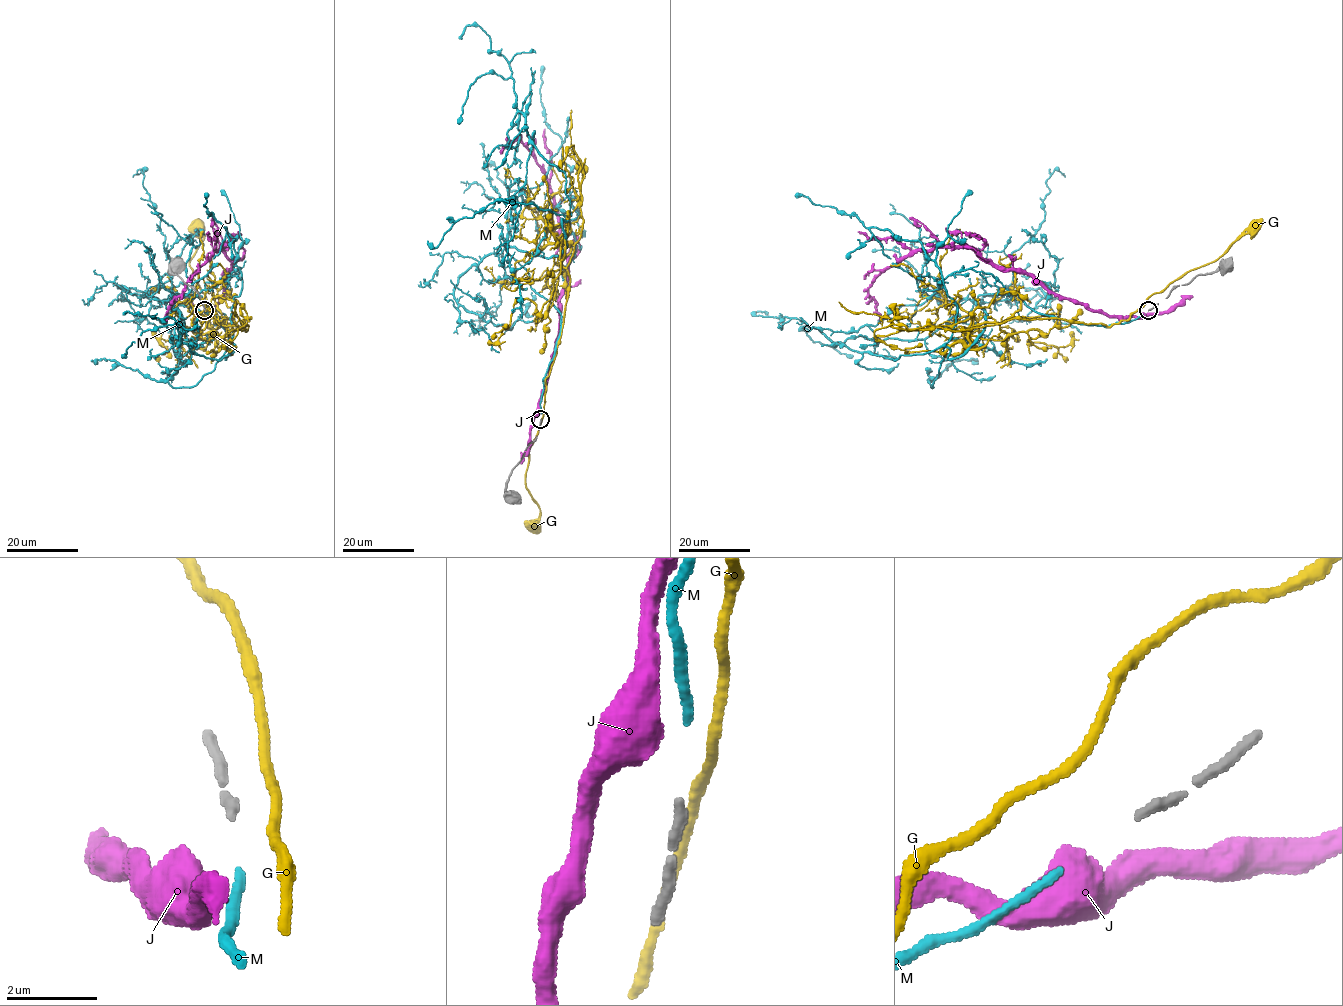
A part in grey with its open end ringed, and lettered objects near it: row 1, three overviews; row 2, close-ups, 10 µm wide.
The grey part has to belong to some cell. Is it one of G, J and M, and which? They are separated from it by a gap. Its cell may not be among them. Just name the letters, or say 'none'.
M

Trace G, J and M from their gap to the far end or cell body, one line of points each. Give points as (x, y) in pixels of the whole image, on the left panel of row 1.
G: (207, 306), (205, 295), (193, 278), (189, 263), (203, 238), (203, 230), (197, 229)
J: (202, 314), (209, 317), (222, 298), (223, 276), (231, 268), (223, 247), (188, 281), (165, 321)
M: (205, 314), (208, 327), (225, 315), (196, 295), (168, 297), (218, 319), (226, 359), (242, 277), (207, 194)

